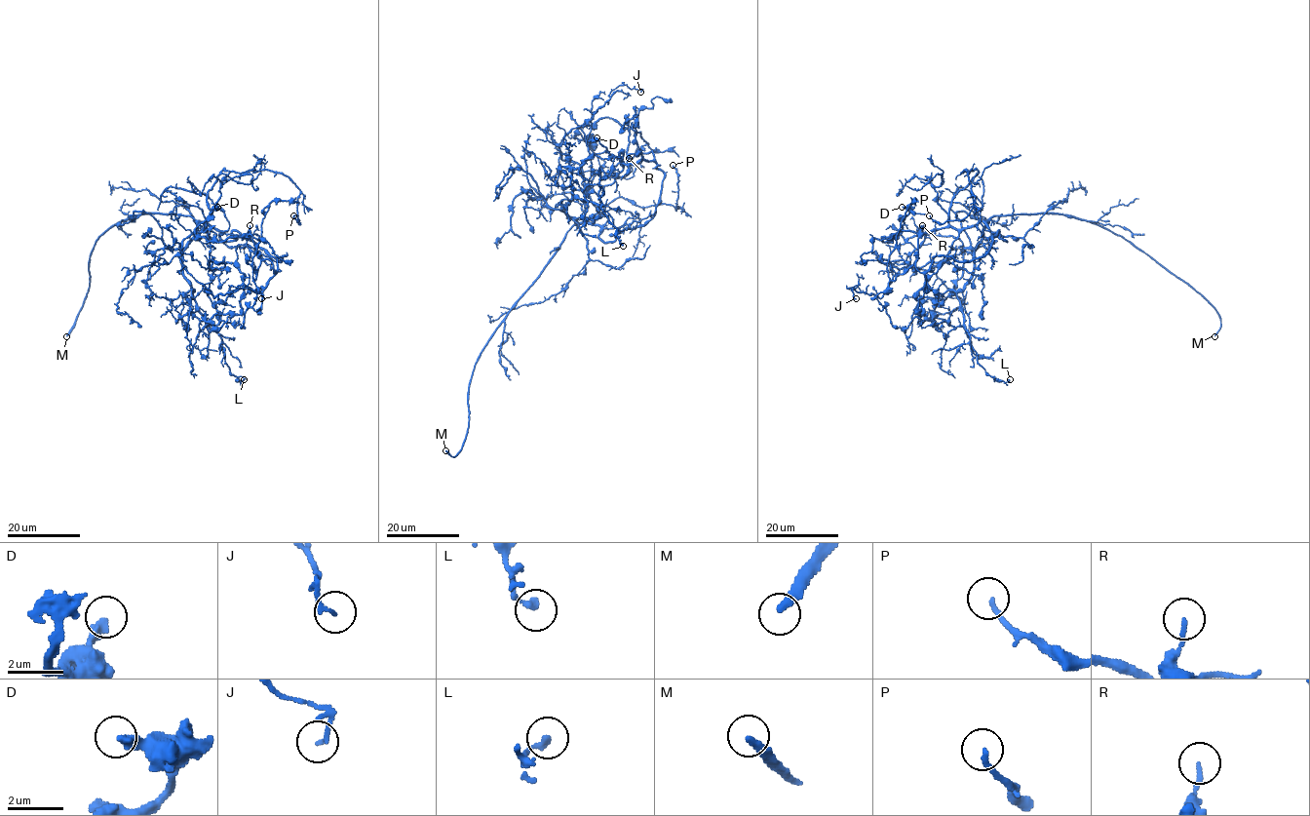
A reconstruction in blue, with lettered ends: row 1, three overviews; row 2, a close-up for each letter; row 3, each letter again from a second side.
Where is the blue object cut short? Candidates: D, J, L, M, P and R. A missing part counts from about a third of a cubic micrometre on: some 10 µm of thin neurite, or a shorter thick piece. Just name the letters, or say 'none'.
M

